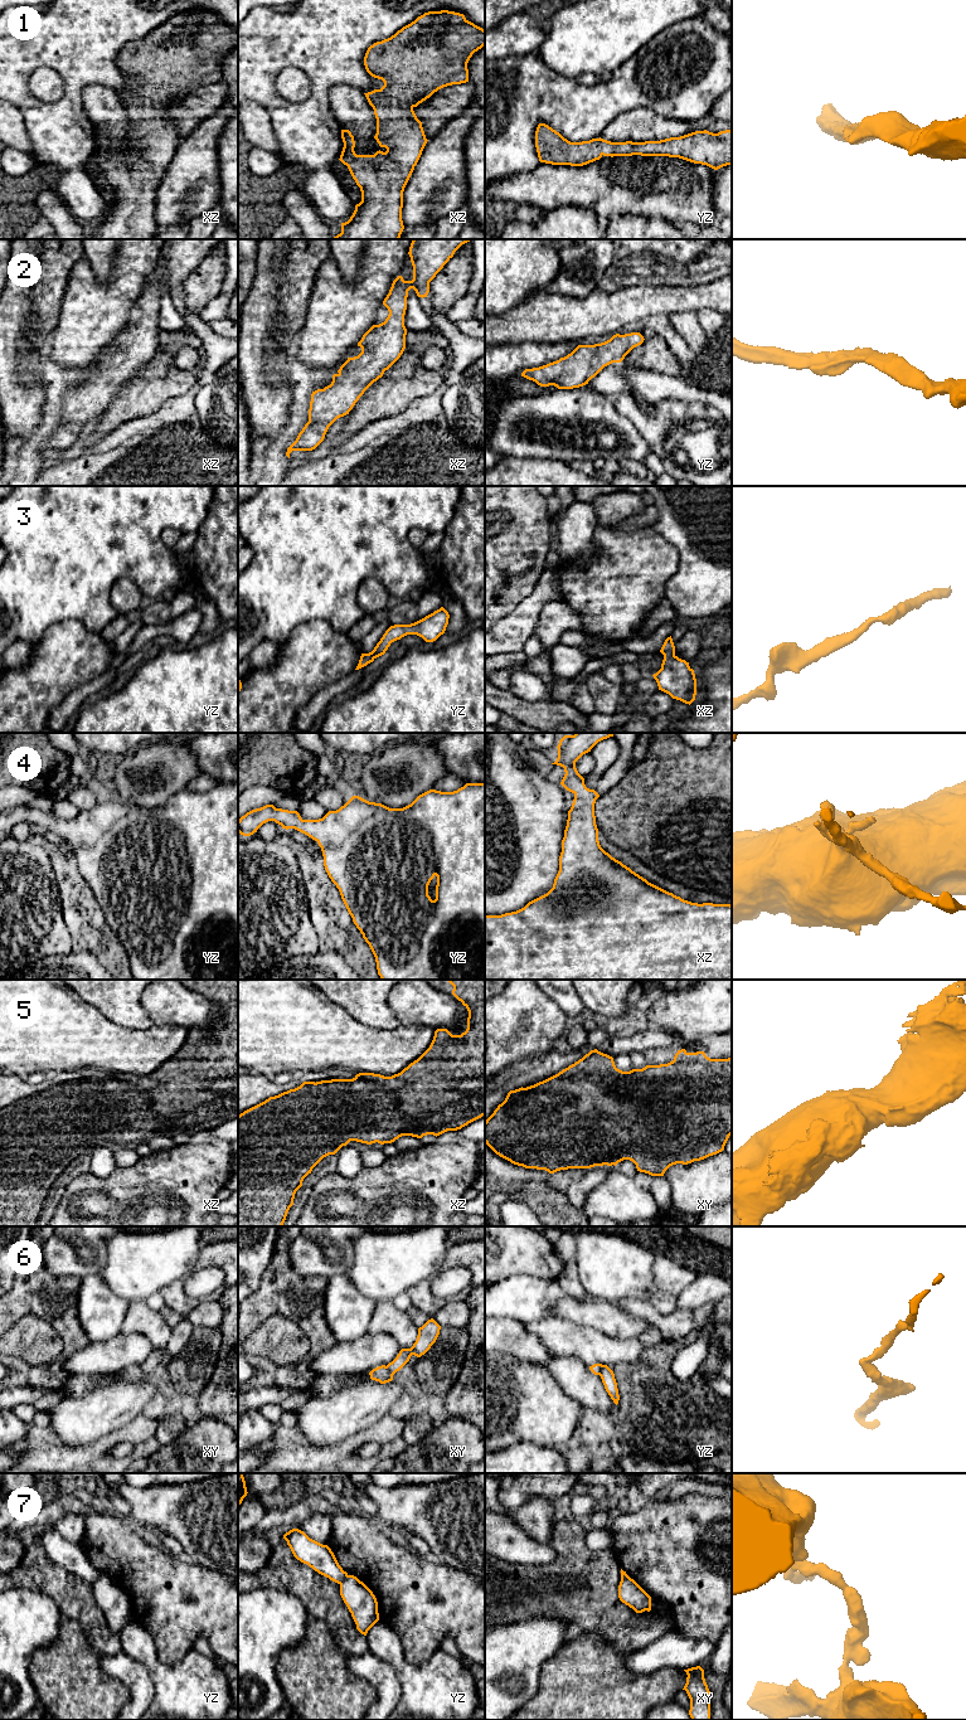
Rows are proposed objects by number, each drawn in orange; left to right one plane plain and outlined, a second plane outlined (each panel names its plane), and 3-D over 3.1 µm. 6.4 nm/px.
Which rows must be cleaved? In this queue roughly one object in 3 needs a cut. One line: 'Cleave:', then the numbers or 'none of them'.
Cleave: 6, 7

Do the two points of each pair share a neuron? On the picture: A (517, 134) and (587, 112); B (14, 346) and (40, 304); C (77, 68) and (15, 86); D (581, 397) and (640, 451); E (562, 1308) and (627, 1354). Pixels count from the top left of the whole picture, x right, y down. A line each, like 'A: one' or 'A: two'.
A: one
B: one
C: one
D: one
E: two

